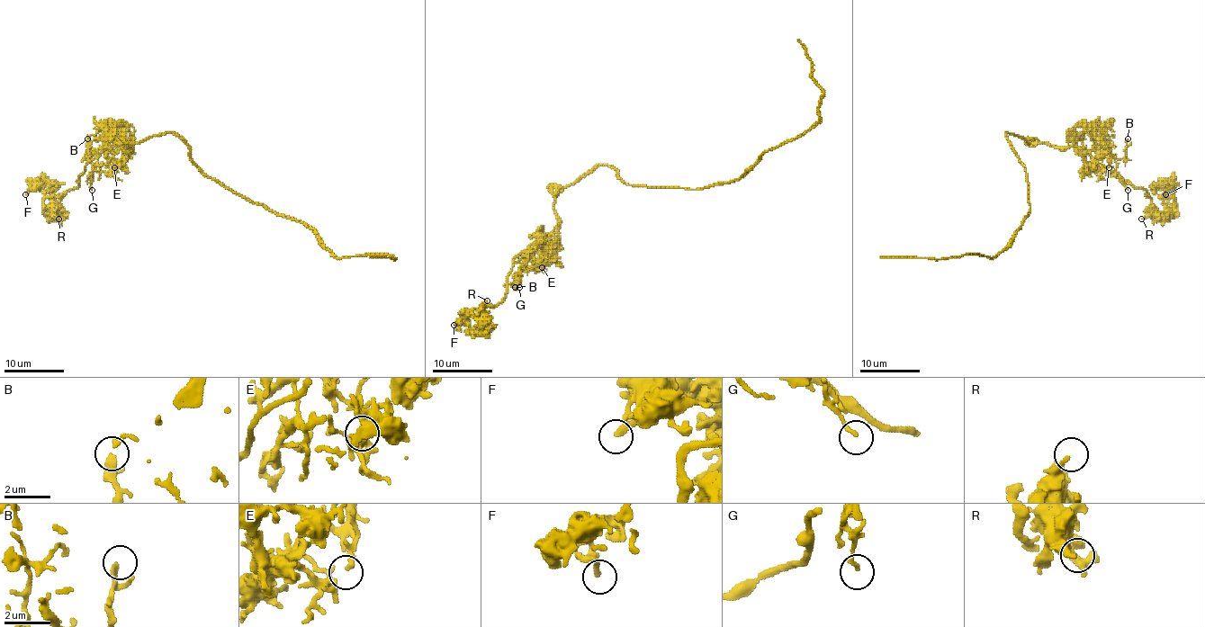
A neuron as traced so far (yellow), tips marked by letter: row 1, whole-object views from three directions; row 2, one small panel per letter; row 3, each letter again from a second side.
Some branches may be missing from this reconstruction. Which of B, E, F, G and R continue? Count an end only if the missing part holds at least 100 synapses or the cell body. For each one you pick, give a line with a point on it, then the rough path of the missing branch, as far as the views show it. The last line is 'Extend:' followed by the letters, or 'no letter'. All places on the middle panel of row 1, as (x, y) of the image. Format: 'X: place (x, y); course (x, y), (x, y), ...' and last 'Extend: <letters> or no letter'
Extend: no letter

